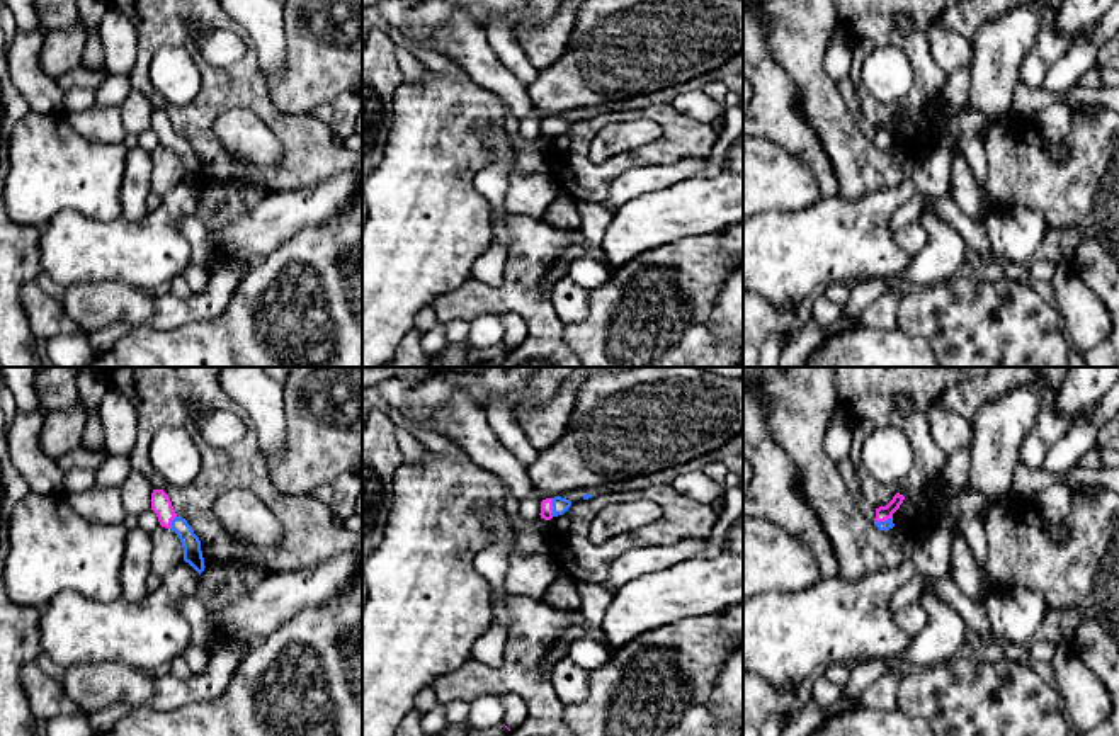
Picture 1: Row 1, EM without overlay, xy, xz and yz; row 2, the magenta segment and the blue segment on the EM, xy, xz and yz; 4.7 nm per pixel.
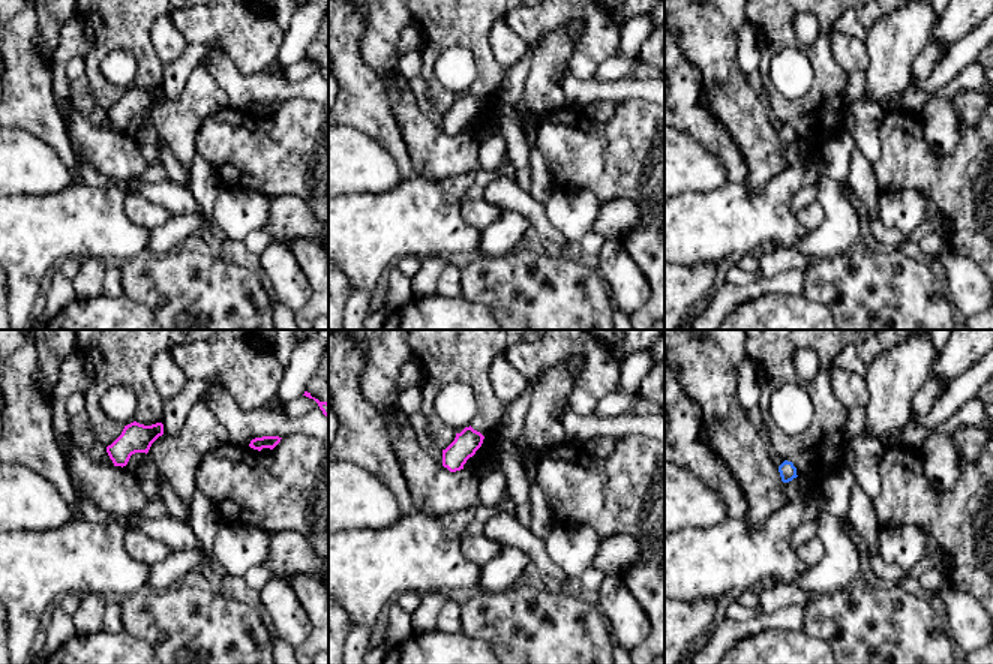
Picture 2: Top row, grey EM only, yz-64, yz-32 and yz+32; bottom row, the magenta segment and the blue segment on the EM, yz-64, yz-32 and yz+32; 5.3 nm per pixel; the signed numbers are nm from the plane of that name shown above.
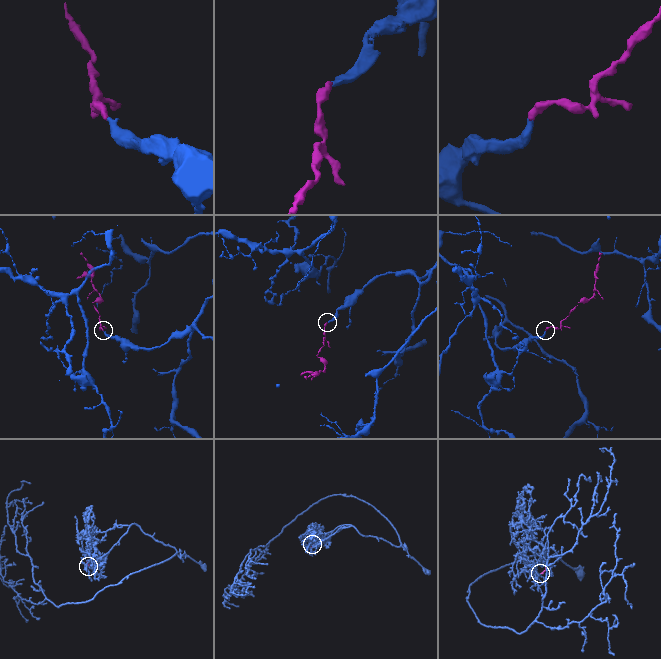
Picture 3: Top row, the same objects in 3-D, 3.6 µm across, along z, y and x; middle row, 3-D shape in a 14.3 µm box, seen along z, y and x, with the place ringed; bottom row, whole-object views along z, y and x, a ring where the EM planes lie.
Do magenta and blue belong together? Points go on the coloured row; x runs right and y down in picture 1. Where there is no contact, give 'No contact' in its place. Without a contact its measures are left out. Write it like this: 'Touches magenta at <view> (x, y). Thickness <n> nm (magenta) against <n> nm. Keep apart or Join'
Touches magenta at xz (551, 507). Thickness 60 nm (magenta) against 80 nm. Join

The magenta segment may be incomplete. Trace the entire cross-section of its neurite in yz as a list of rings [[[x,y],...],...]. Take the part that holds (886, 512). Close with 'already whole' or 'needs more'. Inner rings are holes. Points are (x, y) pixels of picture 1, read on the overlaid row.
[[[896,493],[893,496],[893,500],[886,505],[886,507],[879,507],[876,508],[876,518],[874,518],[874,525],[879,530],[889,530],[895,527],[893,524],[893,513],[900,508],[900,505],[903,503],[905,496]]] | needs more

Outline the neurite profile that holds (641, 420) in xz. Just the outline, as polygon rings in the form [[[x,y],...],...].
[[[701,367],[600,369],[578,389],[563,437],[527,467],[539,500],[660,473],[716,452],[743,430],[743,381]]]

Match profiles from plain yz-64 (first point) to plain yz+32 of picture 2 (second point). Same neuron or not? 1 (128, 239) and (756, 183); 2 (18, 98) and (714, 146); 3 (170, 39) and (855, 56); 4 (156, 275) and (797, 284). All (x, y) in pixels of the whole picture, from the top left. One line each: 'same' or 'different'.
1: different
2: same
3: same
4: different

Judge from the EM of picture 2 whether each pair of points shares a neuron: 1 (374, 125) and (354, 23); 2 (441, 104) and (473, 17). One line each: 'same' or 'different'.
1: same
2: same

